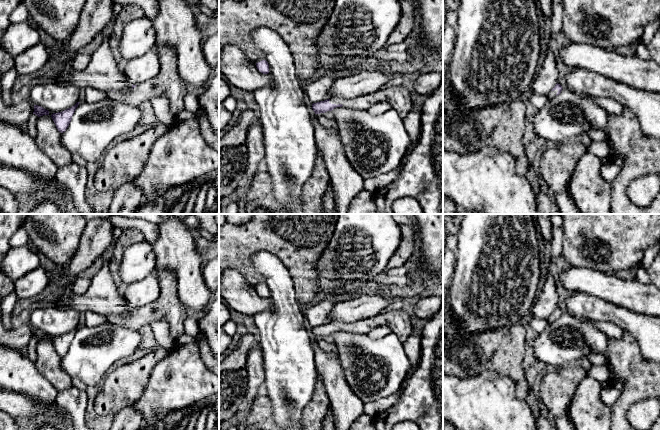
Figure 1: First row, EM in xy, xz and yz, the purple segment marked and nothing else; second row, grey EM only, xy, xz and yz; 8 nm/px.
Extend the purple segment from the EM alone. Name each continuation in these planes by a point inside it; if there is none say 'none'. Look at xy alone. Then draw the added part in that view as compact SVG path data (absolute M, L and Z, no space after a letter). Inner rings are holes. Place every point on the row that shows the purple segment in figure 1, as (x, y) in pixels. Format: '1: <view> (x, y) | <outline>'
1: xy (167, 83) | M159 44L153 50L160 61L160 71L155 77L138 84L126 94L108 91L106 95L113 100L132 105L163 96L168 99L171 112L177 116L184 110L183 99L188 93L188 87L179 76L176 52L169 45Z

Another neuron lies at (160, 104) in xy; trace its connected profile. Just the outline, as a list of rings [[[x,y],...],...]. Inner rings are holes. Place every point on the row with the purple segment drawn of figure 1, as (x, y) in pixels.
[[[156,96],[151,98],[150,102],[158,122],[166,125],[174,122],[177,116],[171,112],[167,98]]]

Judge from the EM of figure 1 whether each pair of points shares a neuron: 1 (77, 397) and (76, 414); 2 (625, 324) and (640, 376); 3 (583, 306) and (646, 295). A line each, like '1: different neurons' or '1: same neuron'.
1: same neuron
2: different neurons
3: different neurons

